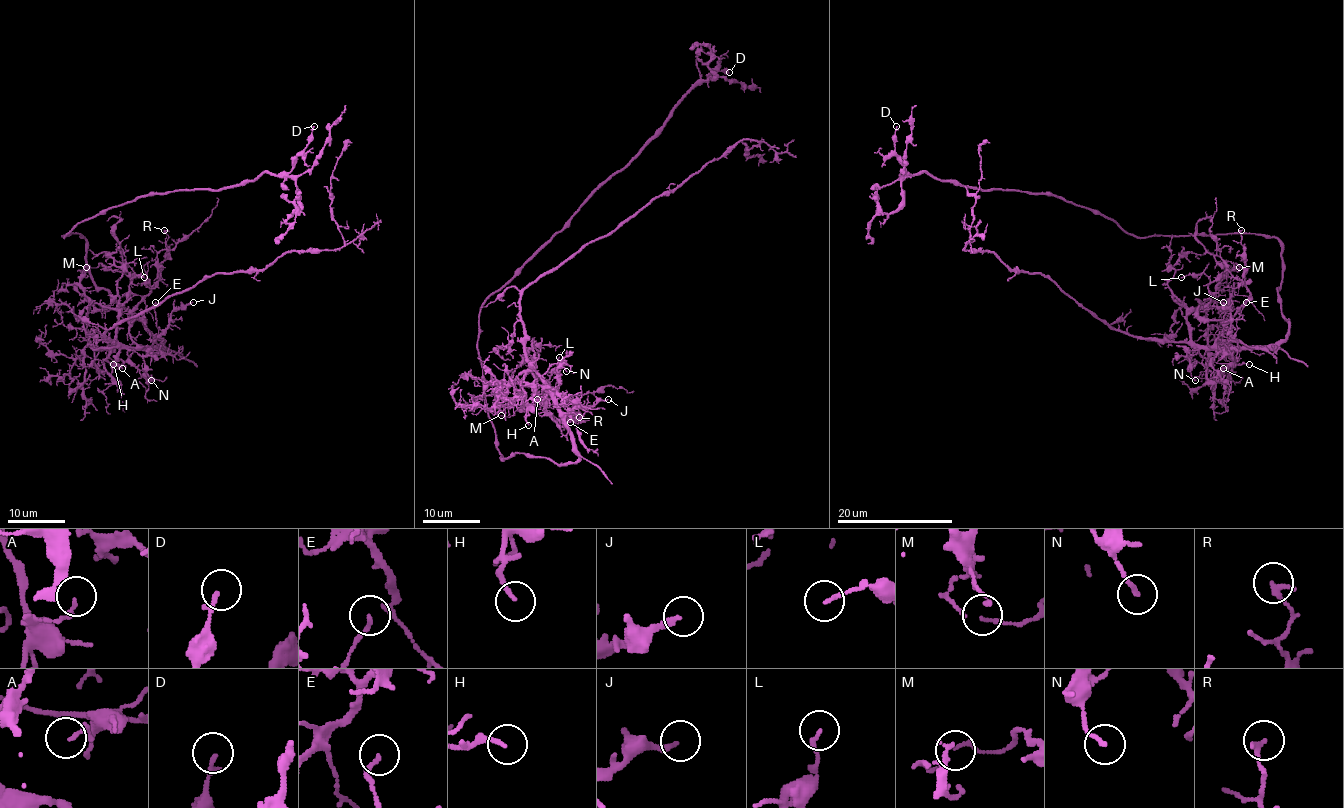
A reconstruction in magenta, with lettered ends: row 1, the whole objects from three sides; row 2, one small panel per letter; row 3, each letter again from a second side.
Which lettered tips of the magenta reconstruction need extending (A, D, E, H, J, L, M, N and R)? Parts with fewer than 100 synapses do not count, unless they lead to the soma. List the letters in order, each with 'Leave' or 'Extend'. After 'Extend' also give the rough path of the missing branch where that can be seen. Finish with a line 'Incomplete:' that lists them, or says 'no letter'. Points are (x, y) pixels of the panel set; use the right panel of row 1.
A: Leave
D: Leave
E: Leave
H: Leave
J: Leave
L: Leave
M: Leave
N: Leave
R: Leave
Incomplete: no letter

